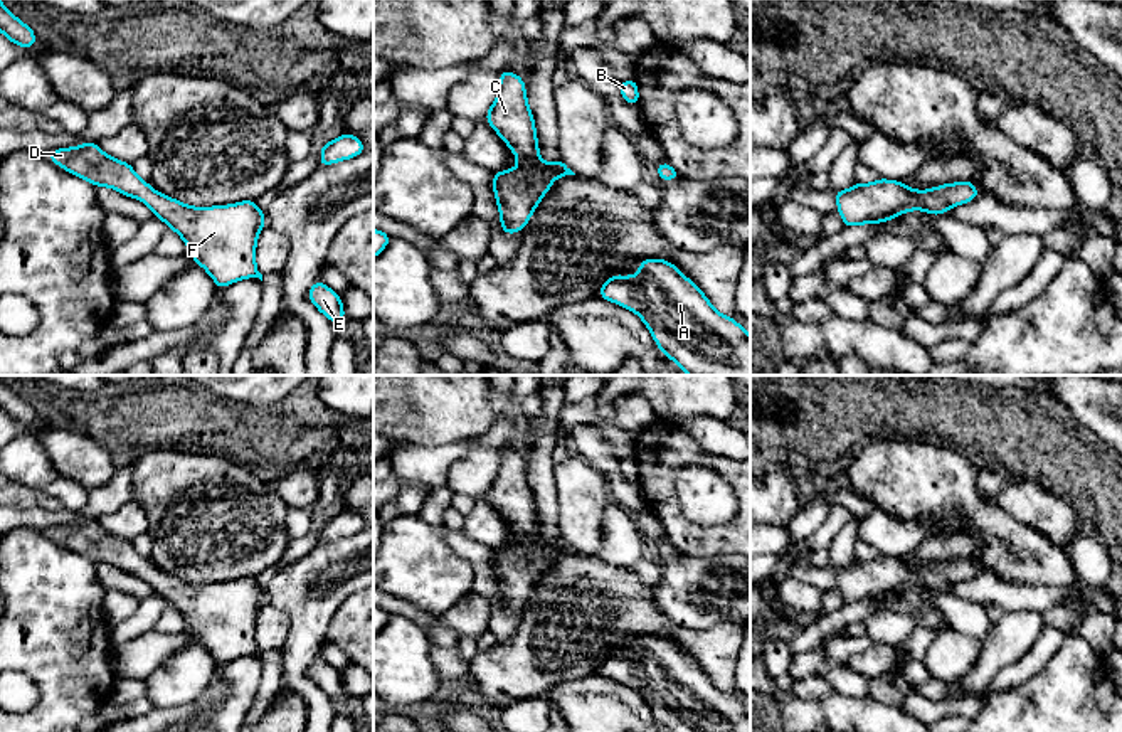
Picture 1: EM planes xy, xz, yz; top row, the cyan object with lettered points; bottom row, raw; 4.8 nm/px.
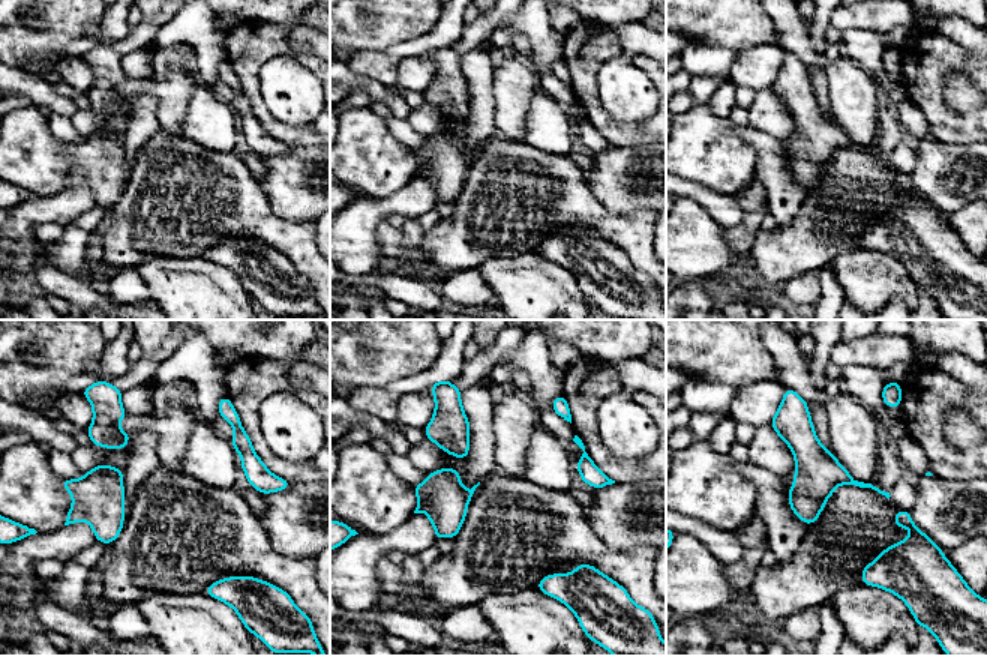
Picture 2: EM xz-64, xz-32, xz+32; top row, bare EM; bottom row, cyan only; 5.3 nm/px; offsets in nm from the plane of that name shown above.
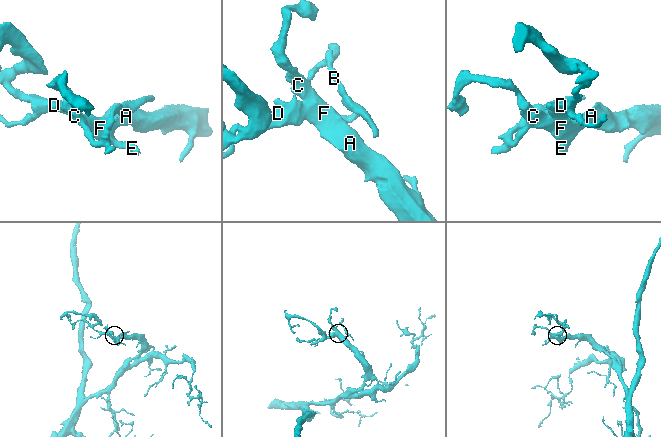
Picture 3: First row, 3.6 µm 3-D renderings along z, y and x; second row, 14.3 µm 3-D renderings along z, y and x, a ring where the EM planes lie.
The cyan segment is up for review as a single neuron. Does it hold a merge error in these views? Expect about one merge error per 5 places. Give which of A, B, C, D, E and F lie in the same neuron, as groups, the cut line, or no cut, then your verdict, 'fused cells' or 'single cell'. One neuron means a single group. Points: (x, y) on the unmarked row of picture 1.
A B C D E F | no cut | single cell

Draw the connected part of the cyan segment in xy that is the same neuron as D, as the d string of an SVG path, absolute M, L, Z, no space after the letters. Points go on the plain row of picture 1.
M94 518L57 525L45 535L96 565L104 562L143 577L155 594L183 616L193 638L209 650L219 666L246 655L262 658L256 643L256 621L266 592L254 577L190 584L151 565L135 550L131 540L106 532Z

